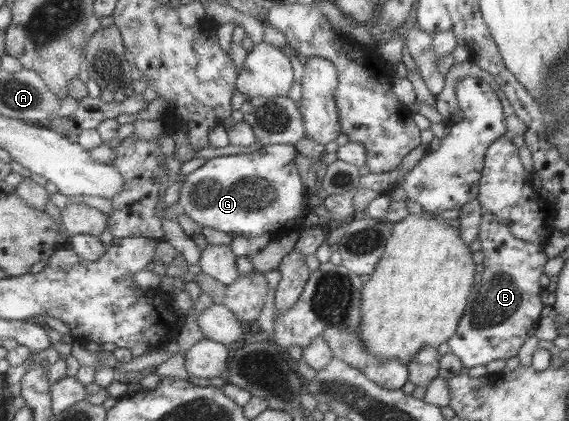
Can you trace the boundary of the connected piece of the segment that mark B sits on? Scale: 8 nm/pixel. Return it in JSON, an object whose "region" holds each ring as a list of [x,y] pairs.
{"region":[[[491,212],[482,214],[477,240],[484,255],[481,279],[472,285],[463,315],[453,335],[446,339],[448,351],[468,368],[486,365],[493,359],[517,356],[519,347],[528,337],[527,330],[540,319],[539,311],[544,305],[539,296],[543,289],[539,277],[548,261],[543,244],[513,237],[507,224],[498,222]]]}

